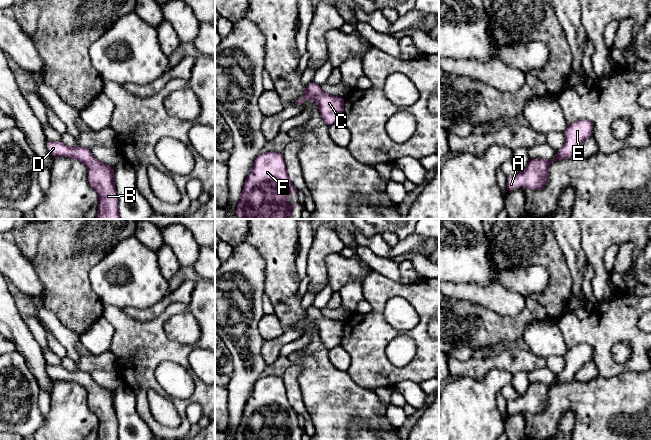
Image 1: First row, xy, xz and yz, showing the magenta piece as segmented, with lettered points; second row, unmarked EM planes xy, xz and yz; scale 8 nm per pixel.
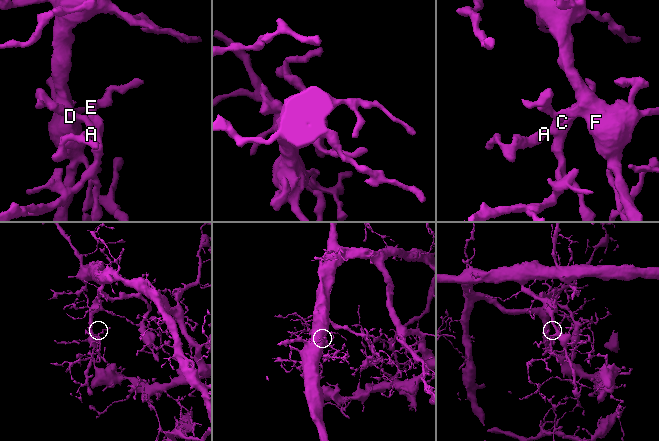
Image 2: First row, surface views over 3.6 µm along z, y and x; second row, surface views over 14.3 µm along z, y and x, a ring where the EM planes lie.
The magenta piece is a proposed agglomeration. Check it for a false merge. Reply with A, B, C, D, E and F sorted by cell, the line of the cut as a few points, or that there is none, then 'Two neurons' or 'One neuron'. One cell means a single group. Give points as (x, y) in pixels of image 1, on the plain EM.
Groups: A B C D E F. No split. One neuron

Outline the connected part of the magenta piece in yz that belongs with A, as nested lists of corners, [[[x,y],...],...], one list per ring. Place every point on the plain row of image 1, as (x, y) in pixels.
[[[582,343],[572,349],[568,349],[564,357],[566,358],[566,365],[564,370],[557,374],[556,381],[550,385],[544,383],[530,384],[523,396],[507,403],[507,417],[520,410],[535,415],[541,414],[548,405],[550,389],[555,385],[573,381],[576,372],[584,364],[591,361],[593,348],[586,343]]]

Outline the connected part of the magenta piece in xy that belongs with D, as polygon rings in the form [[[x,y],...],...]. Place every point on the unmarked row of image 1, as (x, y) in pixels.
[[[46,365],[46,371],[52,381],[71,381],[83,386],[88,393],[90,410],[99,419],[97,440],[119,440],[118,421],[114,409],[114,391],[95,383],[86,371],[71,372],[60,365]]]

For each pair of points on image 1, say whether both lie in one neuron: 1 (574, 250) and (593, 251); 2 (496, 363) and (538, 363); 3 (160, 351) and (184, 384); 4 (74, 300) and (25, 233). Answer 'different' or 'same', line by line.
1: different
2: same
3: different
4: same

